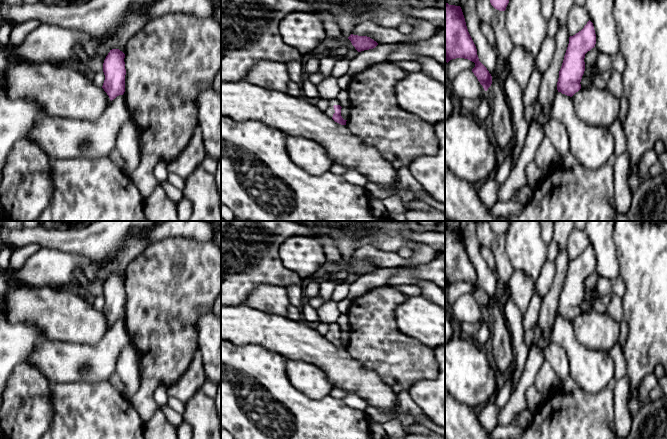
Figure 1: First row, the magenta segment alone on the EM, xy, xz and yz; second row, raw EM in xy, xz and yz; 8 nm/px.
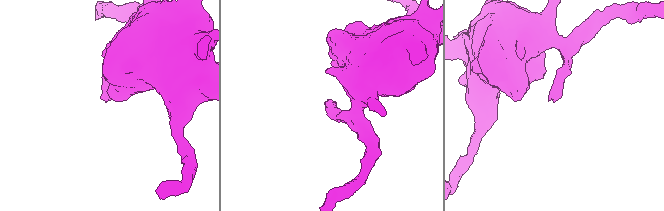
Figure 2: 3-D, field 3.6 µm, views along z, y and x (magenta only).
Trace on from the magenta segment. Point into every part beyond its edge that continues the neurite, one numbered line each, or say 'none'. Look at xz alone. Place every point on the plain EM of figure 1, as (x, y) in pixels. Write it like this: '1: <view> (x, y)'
1: xz (329, 335)

